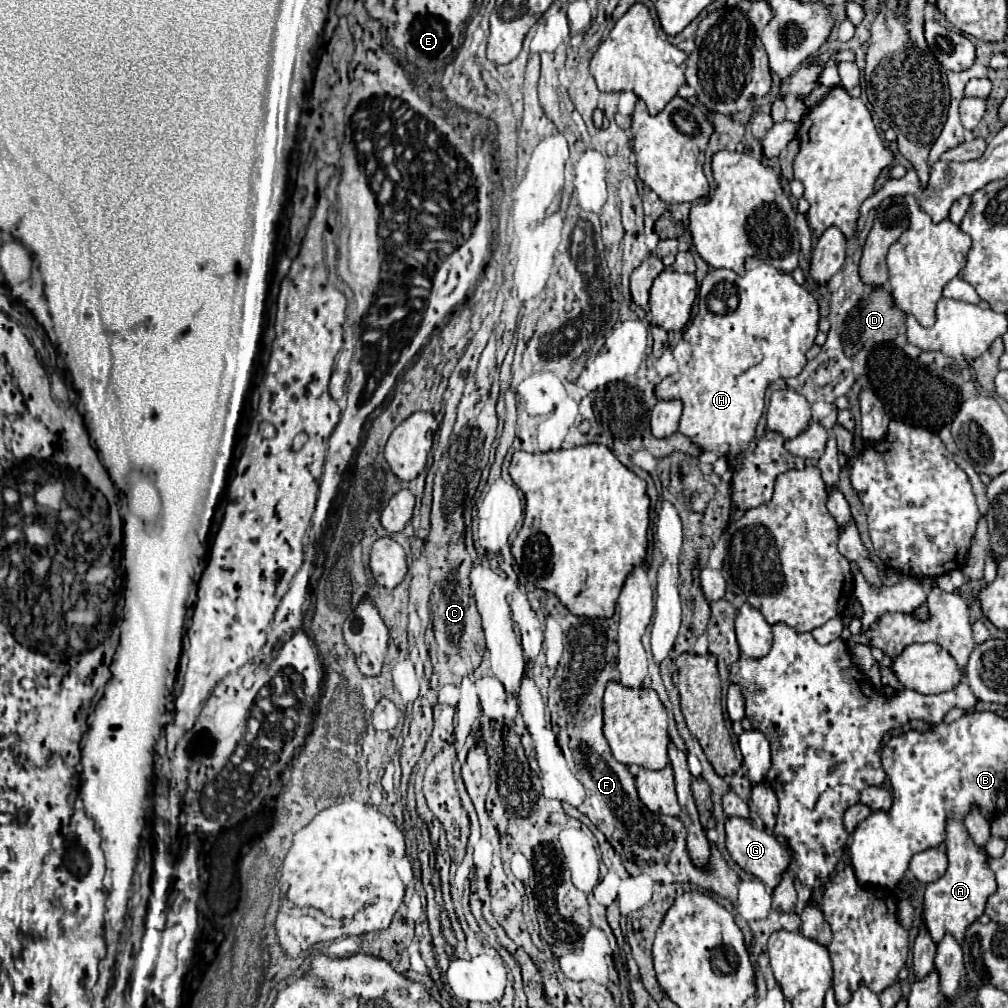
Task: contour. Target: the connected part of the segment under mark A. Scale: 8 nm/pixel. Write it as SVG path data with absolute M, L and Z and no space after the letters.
M950 818L946 824L946 854L948 854L946 874L940 880L928 884L924 892L922 928L930 934L930 938L936 944L944 938L944 934L952 934L956 942L962 942L966 928L984 914L988 896L996 892L994 874L986 866L988 854L970 840L964 822L958 818Z

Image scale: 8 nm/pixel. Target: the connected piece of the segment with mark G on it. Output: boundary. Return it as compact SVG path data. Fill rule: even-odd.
M730 818L726 822L726 848L734 862L748 874L762 880L768 888L776 888L782 874L788 870L792 862L792 850L788 850L786 838L769 834L766 829L758 829L750 819Z

